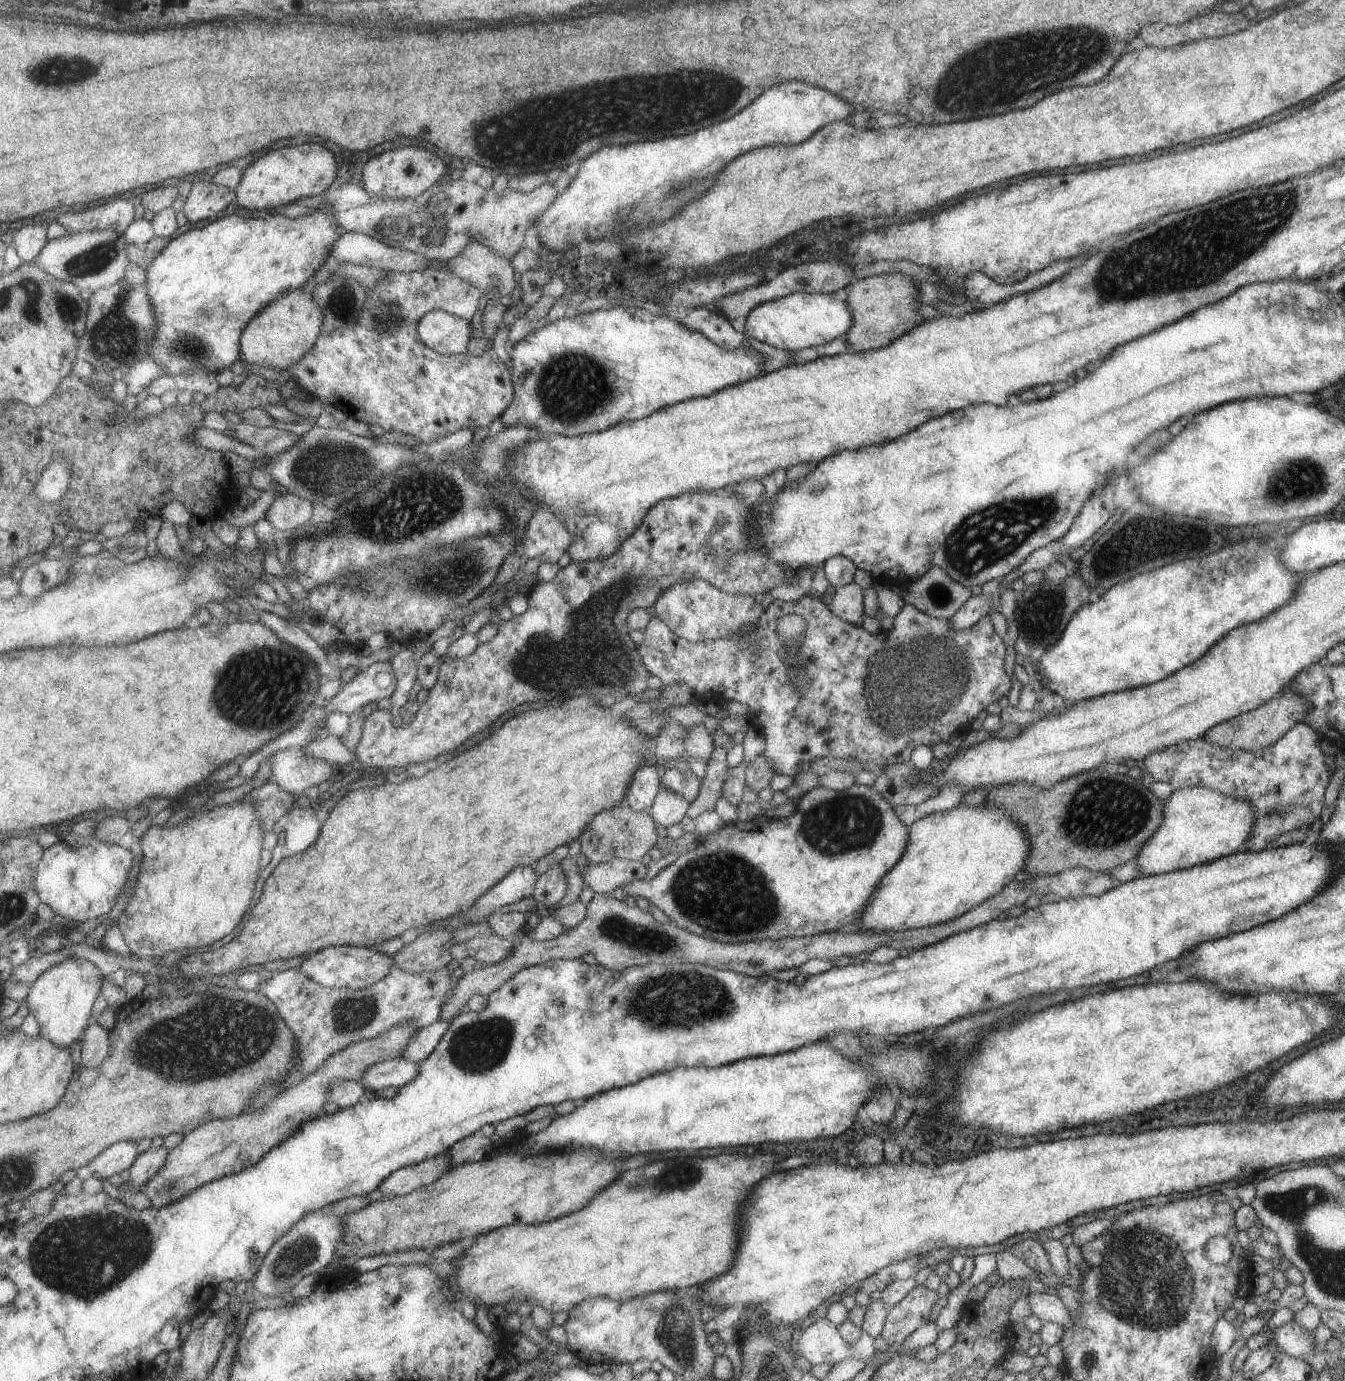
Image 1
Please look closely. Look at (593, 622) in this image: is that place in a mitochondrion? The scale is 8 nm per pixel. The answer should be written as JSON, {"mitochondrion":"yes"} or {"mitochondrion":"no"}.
{"mitochondrion":"yes"}

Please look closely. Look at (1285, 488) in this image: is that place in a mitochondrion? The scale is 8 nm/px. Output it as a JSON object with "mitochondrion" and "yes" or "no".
{"mitochondrion":"yes"}

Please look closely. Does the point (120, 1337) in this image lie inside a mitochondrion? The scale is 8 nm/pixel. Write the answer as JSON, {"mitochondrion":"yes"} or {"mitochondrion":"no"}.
{"mitochondrion":"no"}

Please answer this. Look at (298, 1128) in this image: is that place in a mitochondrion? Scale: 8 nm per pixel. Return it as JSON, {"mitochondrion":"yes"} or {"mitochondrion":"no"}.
{"mitochondrion":"no"}

